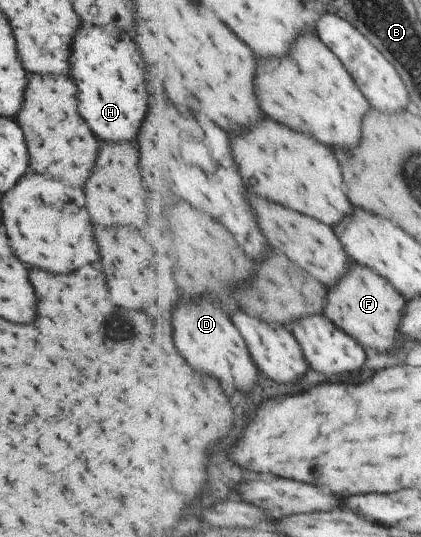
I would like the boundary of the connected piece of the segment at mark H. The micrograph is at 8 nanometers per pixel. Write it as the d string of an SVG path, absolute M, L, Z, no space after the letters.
M80 26L78 32L74 32L72 36L68 64L70 64L70 76L78 90L78 114L94 132L94 136L110 142L132 140L136 136L136 128L144 118L148 102L148 94L144 88L144 64L132 38L126 32L118 32L118 28L102 30L98 26Z

